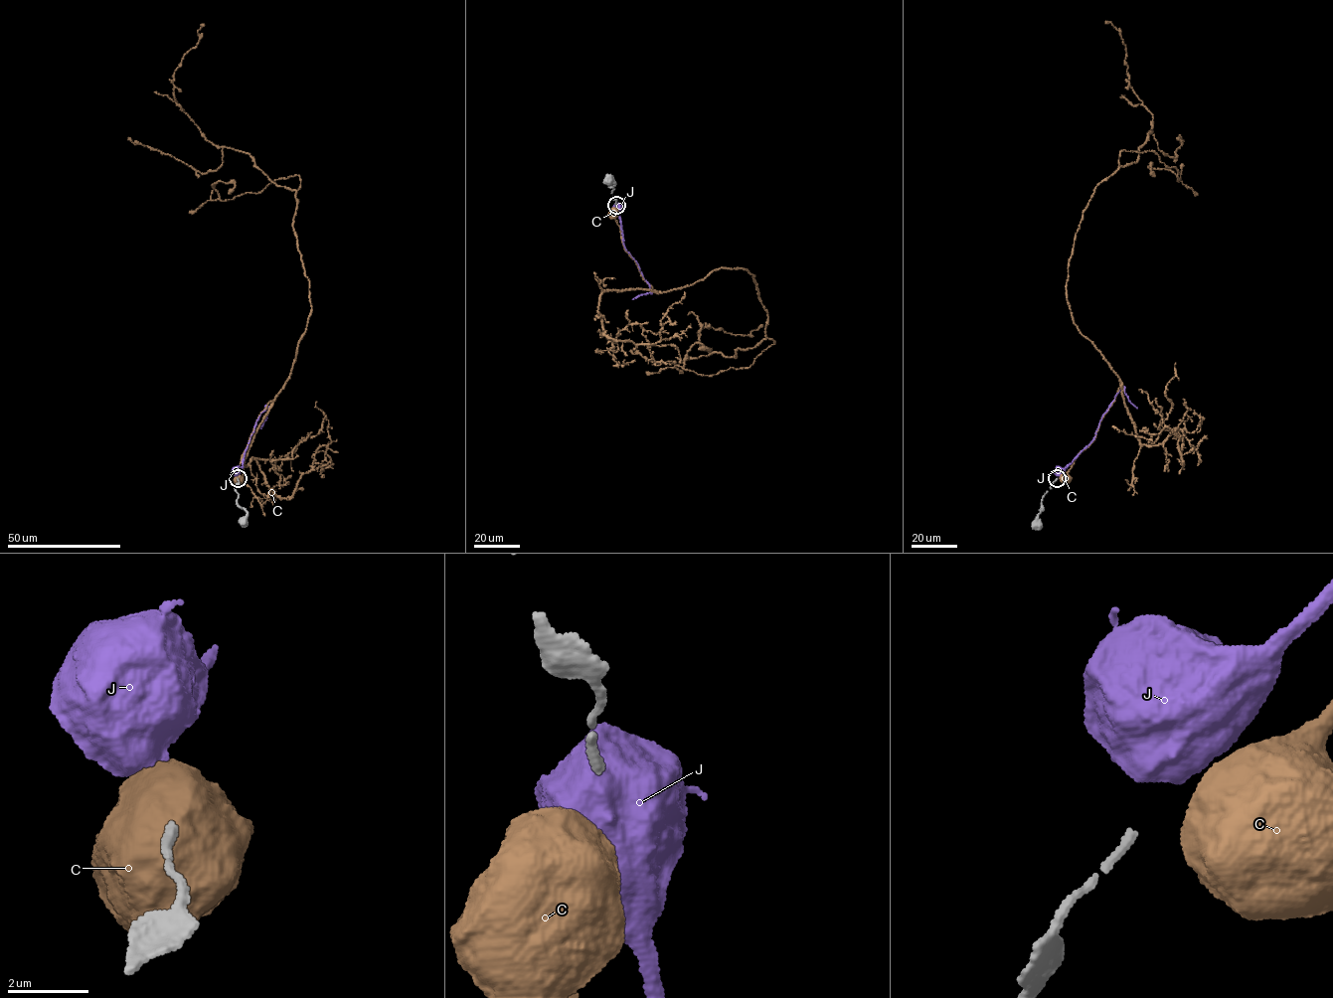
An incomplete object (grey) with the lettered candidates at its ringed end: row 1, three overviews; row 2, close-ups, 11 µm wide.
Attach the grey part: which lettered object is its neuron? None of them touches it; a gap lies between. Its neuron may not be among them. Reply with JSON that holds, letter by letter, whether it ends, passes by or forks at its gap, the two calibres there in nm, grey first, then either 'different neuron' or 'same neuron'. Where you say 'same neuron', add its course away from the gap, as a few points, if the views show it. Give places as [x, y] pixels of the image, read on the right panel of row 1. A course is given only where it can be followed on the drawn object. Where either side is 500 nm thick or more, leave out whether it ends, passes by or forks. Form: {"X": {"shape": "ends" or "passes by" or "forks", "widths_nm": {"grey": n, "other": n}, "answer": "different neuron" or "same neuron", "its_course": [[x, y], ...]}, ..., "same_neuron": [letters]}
{"C": {"widths_nm": {"grey": 240, "other": 750}, "answer": "different neuron"}, "J": {"widths_nm": {"grey": 240, "other": 800}, "answer": "different neuron"}, "same_neuron": []}

